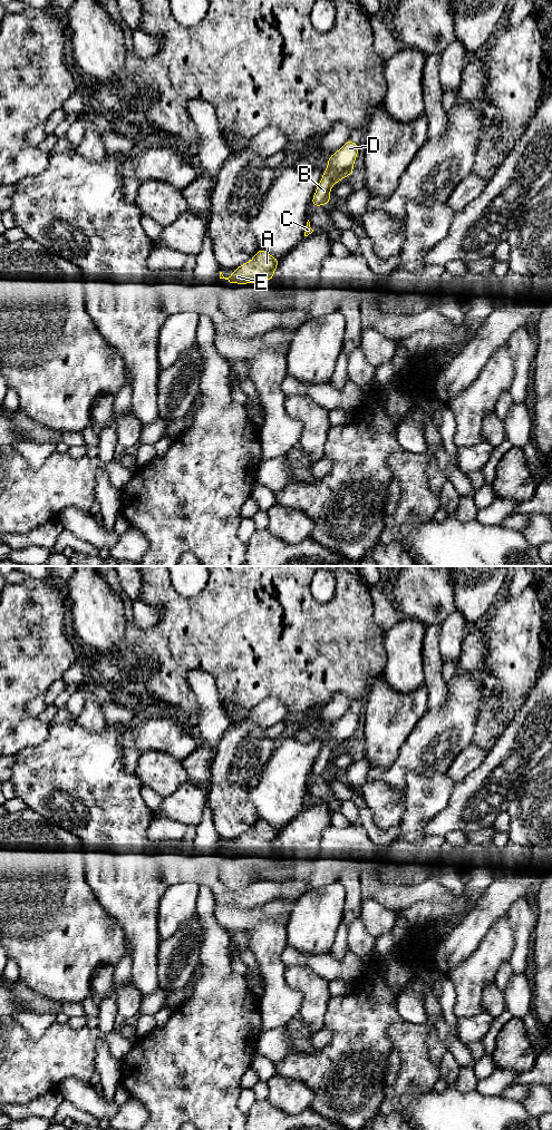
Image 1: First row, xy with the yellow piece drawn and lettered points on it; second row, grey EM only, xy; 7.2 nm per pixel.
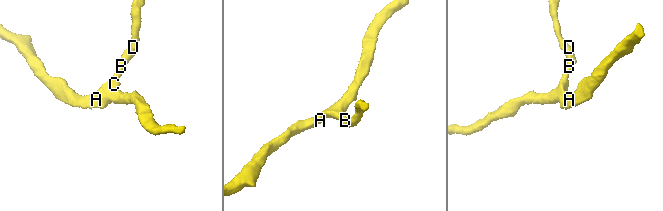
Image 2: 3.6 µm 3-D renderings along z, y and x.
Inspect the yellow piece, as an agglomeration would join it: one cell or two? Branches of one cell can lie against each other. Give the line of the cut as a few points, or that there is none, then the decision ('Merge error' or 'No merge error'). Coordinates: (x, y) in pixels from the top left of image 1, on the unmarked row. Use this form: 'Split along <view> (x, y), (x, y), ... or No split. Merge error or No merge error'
No split. No merge error

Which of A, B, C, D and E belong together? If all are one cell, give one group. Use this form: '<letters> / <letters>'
A B C D E

